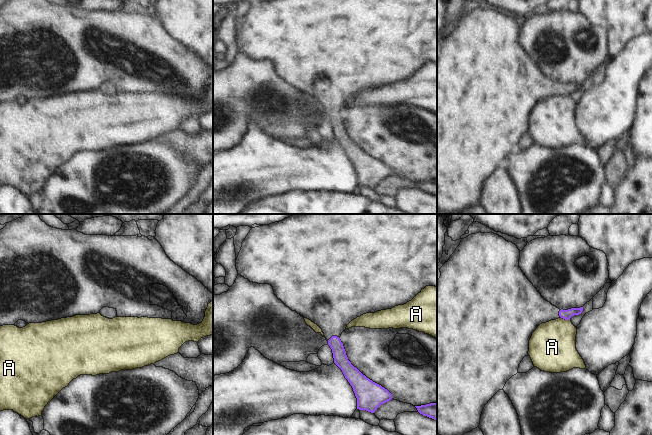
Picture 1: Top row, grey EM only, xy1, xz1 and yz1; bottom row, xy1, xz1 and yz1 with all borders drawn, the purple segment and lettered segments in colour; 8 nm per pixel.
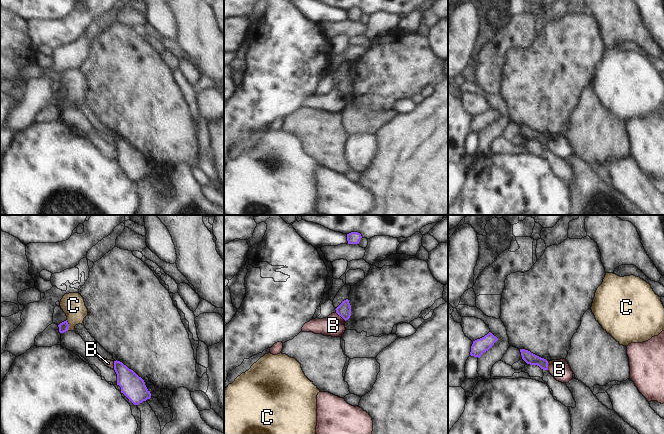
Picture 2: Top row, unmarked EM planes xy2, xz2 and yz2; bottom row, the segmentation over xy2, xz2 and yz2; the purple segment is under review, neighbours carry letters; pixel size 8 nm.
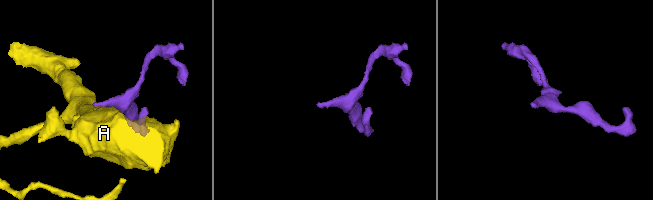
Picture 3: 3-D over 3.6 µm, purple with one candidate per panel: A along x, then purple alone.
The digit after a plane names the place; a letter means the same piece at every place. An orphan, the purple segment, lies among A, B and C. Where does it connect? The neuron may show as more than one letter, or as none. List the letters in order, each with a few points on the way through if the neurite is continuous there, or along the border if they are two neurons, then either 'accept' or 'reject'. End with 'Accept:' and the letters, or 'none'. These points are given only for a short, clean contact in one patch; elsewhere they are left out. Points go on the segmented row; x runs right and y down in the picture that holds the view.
A: along yz1 (560, 316), (569, 320) | reject
B: along xz2 (335, 312), (345, 320) | reject
C: along xy2 (66, 320), (68, 330) | reject
Accept: none

